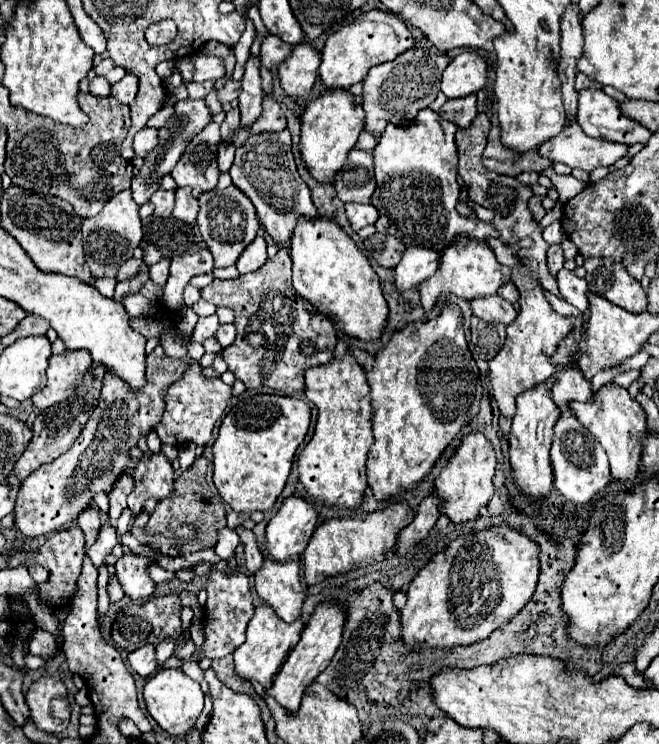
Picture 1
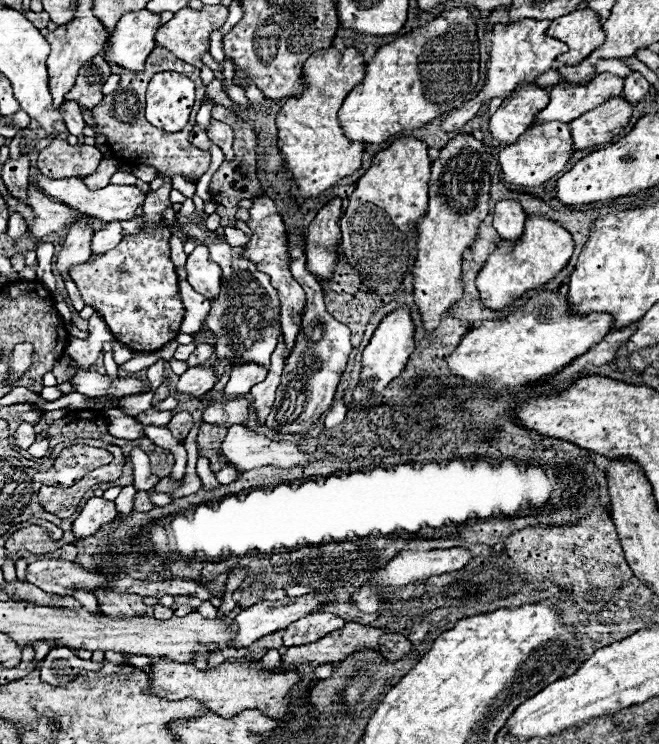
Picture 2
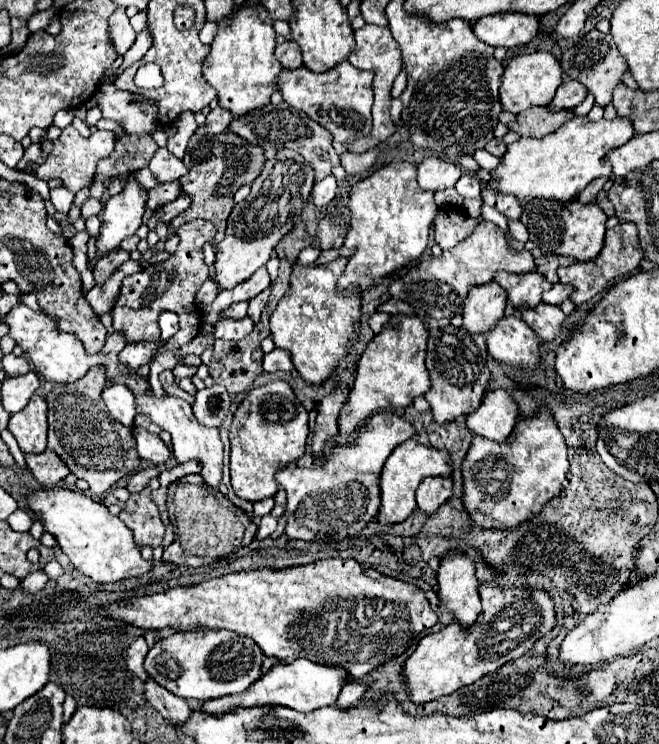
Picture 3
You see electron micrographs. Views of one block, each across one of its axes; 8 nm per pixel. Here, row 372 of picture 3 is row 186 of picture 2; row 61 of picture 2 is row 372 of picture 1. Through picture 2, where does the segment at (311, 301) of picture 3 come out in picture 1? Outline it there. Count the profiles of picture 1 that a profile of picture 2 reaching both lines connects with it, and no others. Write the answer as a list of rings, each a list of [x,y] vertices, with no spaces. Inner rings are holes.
[[[344,356],[342,360],[332,358],[326,366],[312,368],[306,372],[306,398],[314,402],[318,408],[318,420],[314,428],[312,440],[304,446],[298,456],[298,472],[300,482],[304,484],[308,496],[322,506],[336,506],[336,508],[358,508],[364,502],[366,492],[366,458],[368,450],[374,444],[372,436],[372,404],[370,404],[370,386],[366,382],[366,374],[360,364],[352,356]]]

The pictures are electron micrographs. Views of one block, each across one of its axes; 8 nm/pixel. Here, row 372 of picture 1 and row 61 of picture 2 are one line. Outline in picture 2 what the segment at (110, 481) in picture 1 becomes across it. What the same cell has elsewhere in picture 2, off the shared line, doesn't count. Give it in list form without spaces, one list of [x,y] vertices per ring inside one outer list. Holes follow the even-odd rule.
[[[156,46],[146,62],[146,68],[142,72],[128,72],[126,68],[120,68],[120,70],[114,70],[118,76],[120,76],[120,82],[118,82],[118,88],[104,96],[102,102],[92,110],[92,116],[96,118],[98,126],[102,128],[102,132],[106,134],[108,138],[108,144],[114,152],[116,158],[128,158],[128,160],[134,160],[134,162],[126,162],[130,166],[154,166],[158,172],[164,172],[166,176],[174,176],[174,174],[182,174],[184,178],[188,176],[196,176],[200,178],[206,170],[208,170],[208,164],[210,164],[210,154],[208,152],[202,152],[198,150],[196,146],[192,146],[188,142],[188,134],[190,130],[194,128],[196,124],[196,118],[194,118],[194,112],[192,112],[192,118],[190,118],[190,124],[182,130],[182,132],[160,132],[158,128],[154,128],[152,124],[148,124],[148,120],[144,118],[144,92],[146,92],[146,86],[148,86],[148,80],[158,74],[158,72],[166,72],[166,70],[174,70],[174,72],[180,72],[184,76],[190,76],[190,80],[194,80],[196,84],[196,90],[198,90],[198,100],[194,104],[194,110],[200,108],[200,100],[204,98],[204,86],[202,86],[202,80],[200,80],[200,70],[198,68],[192,68],[190,64],[184,64],[182,60],[176,60],[176,56],[172,56],[166,48],[160,48]]]

